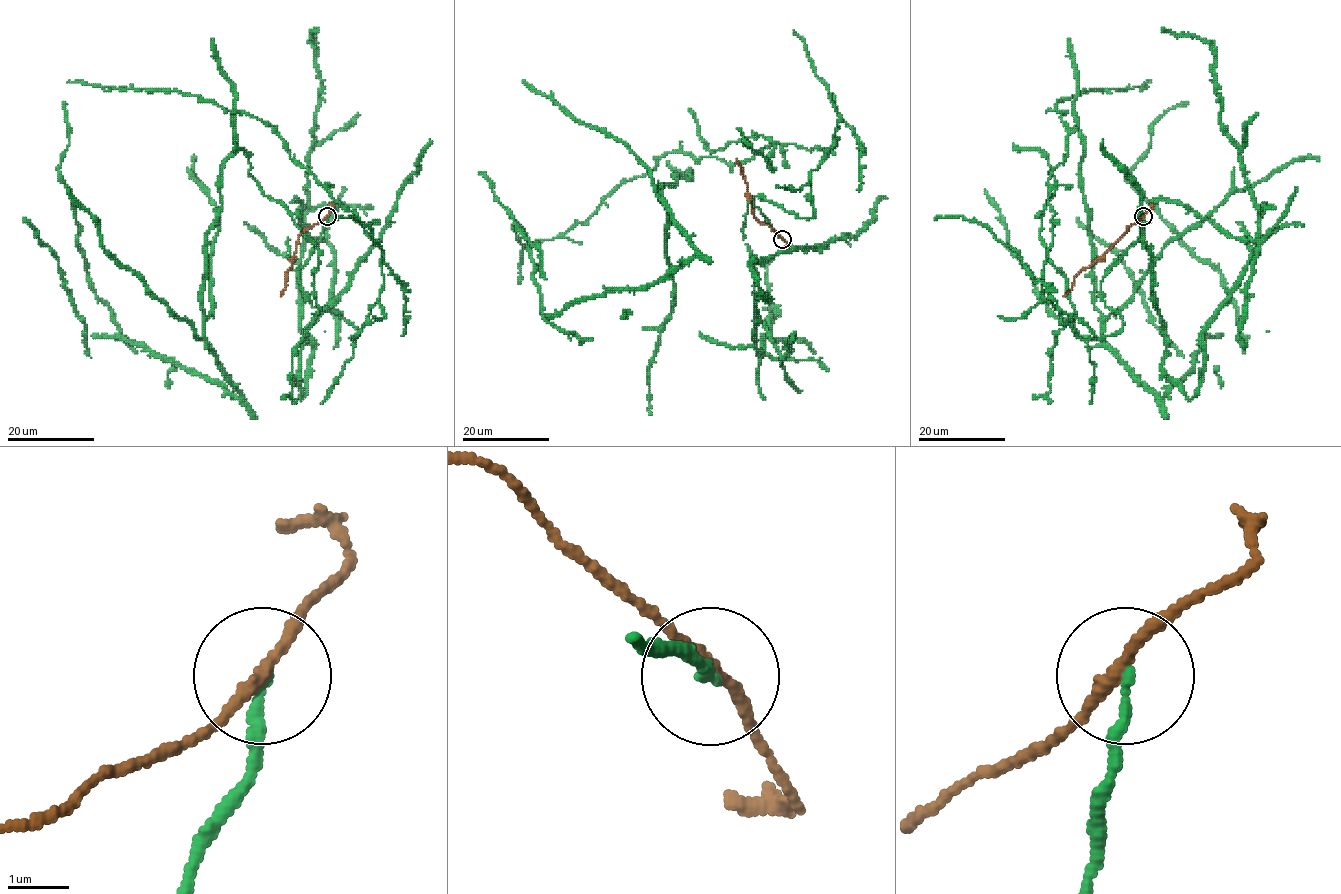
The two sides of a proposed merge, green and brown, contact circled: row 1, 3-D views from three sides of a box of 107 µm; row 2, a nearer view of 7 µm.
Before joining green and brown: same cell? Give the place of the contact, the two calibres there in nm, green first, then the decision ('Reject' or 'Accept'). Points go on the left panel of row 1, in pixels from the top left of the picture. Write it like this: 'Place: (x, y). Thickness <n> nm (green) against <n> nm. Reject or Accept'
Place: (327, 216). Thickness 180 nm (green) against 190 nm. Reject

